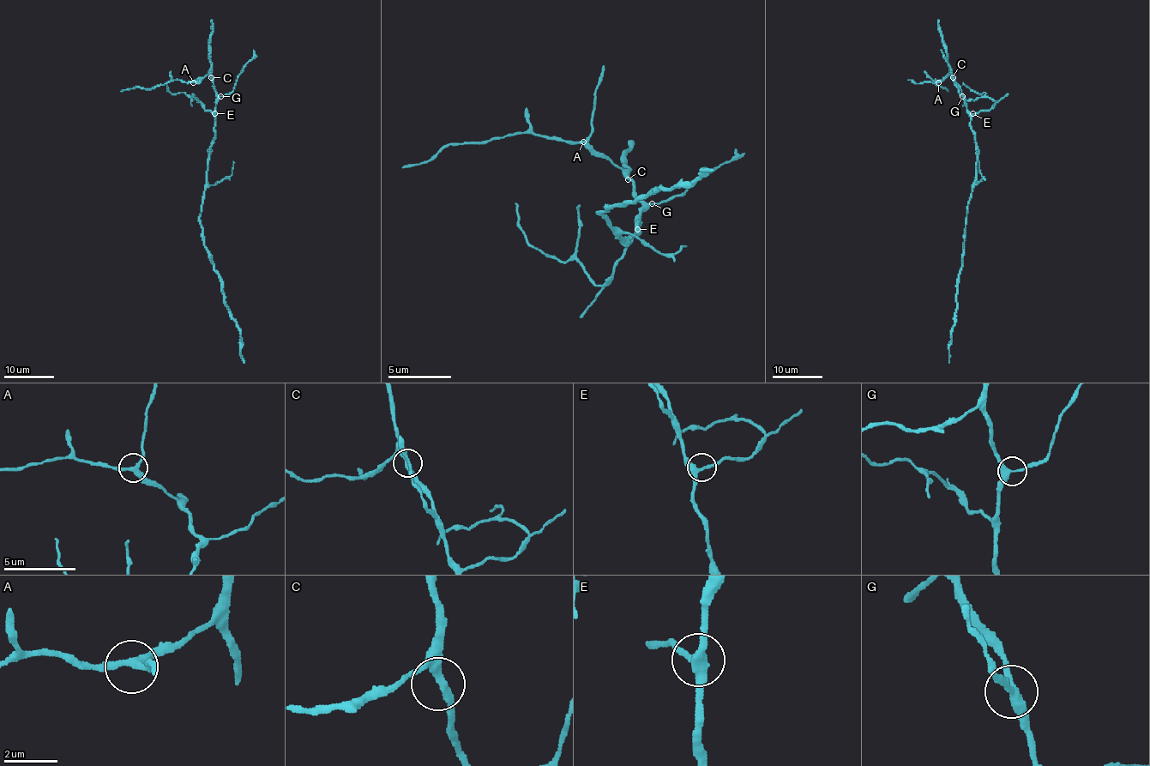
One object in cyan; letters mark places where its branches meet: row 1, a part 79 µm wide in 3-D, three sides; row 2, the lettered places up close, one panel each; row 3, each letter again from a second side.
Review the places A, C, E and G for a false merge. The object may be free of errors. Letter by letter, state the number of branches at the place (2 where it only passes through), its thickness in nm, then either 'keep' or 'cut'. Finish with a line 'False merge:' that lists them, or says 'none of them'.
A: 3 branches meet; 280 nm thick; keep
C: 3 branches meet; 260 nm thick; keep
E: 3 branches meet; 320 nm thick; keep
G: 3 branches meet; 280 nm thick; keep
False merge: none of them

